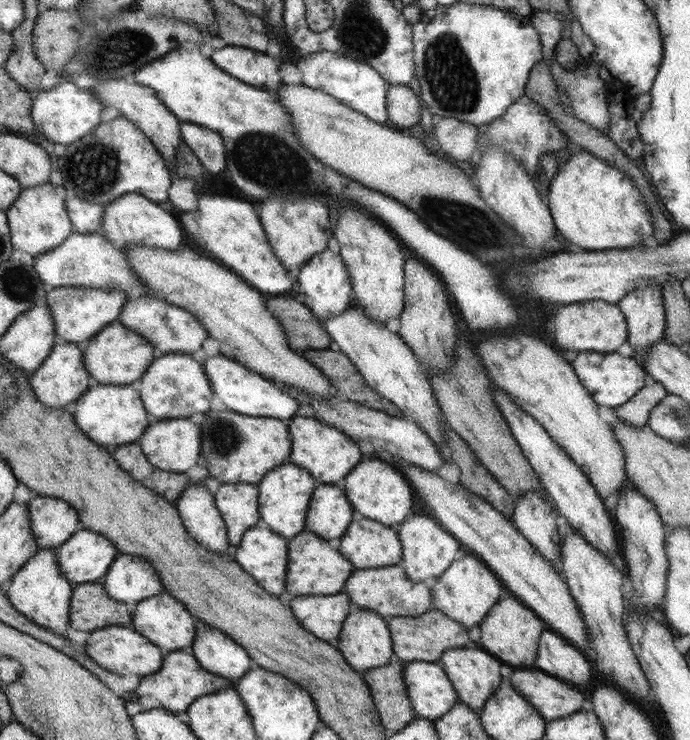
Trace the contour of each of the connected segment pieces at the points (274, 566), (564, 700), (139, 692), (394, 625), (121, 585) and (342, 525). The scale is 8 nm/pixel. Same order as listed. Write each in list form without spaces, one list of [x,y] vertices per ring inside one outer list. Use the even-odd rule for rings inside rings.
[[[252,527],[243,534],[243,540],[239,542],[239,545],[232,551],[232,558],[248,574],[251,574],[259,585],[270,594],[280,596],[286,591],[286,574],[288,570],[288,540],[283,535],[276,534],[271,529],[264,529],[260,527]],[[284,580],[284,582],[280,582]]]
[[[515,668],[507,679],[548,723],[584,710],[584,692],[554,675],[536,668]]]
[[[182,650],[168,653],[164,656],[163,666],[158,672],[143,676],[134,696],[154,698],[161,708],[177,714],[187,712],[199,697],[218,693],[227,688],[232,688],[230,680],[204,670],[190,650]]]
[[[433,609],[419,617],[387,617],[386,621],[394,642],[394,656],[404,663],[412,661],[439,663],[447,650],[478,646],[468,637],[468,628],[463,623],[456,622],[440,610]]]
[[[124,553],[119,556],[116,566],[112,564],[101,581],[108,595],[133,606],[162,592],[163,584],[156,580],[155,567],[148,566],[147,558]]]
[[[318,484],[307,510],[306,528],[320,538],[340,538],[356,511],[340,484]]]

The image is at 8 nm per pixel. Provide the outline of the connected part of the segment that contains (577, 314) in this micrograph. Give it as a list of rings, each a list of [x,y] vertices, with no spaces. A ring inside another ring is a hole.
[[[586,301],[562,306],[558,312],[553,308],[550,324],[554,322],[552,340],[566,350],[579,352],[613,353],[630,335],[626,315],[616,303],[606,301]]]

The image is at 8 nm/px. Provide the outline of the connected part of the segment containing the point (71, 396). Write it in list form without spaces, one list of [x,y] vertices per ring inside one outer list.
[[[58,341],[43,365],[30,375],[32,390],[38,395],[39,401],[43,402],[44,406],[52,408],[62,408],[68,406],[69,402],[78,401],[89,389],[88,382],[90,382],[90,371],[84,363],[83,345],[61,341]]]

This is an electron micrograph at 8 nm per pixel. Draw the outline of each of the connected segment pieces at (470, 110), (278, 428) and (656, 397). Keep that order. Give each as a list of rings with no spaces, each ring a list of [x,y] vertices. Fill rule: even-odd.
[[[458,2],[453,6],[438,5],[434,10],[421,12],[421,17],[414,25],[415,27],[415,61],[418,79],[422,84],[421,98],[427,104],[427,109],[432,114],[438,114],[444,118],[457,118],[462,122],[469,122],[479,127],[486,126],[492,121],[496,121],[507,112],[510,106],[514,105],[520,97],[526,94],[527,82],[530,78],[531,70],[536,64],[543,60],[543,45],[539,38],[539,31],[532,25],[531,15],[520,16],[511,12],[496,9],[492,6],[472,5],[471,3]]]
[[[211,410],[201,424],[201,462],[214,486],[246,483],[258,485],[272,469],[289,462],[291,436],[277,418],[255,417],[231,410]]]
[[[648,379],[646,384],[626,404],[616,407],[615,416],[636,428],[647,424],[651,410],[668,394],[665,386]]]

